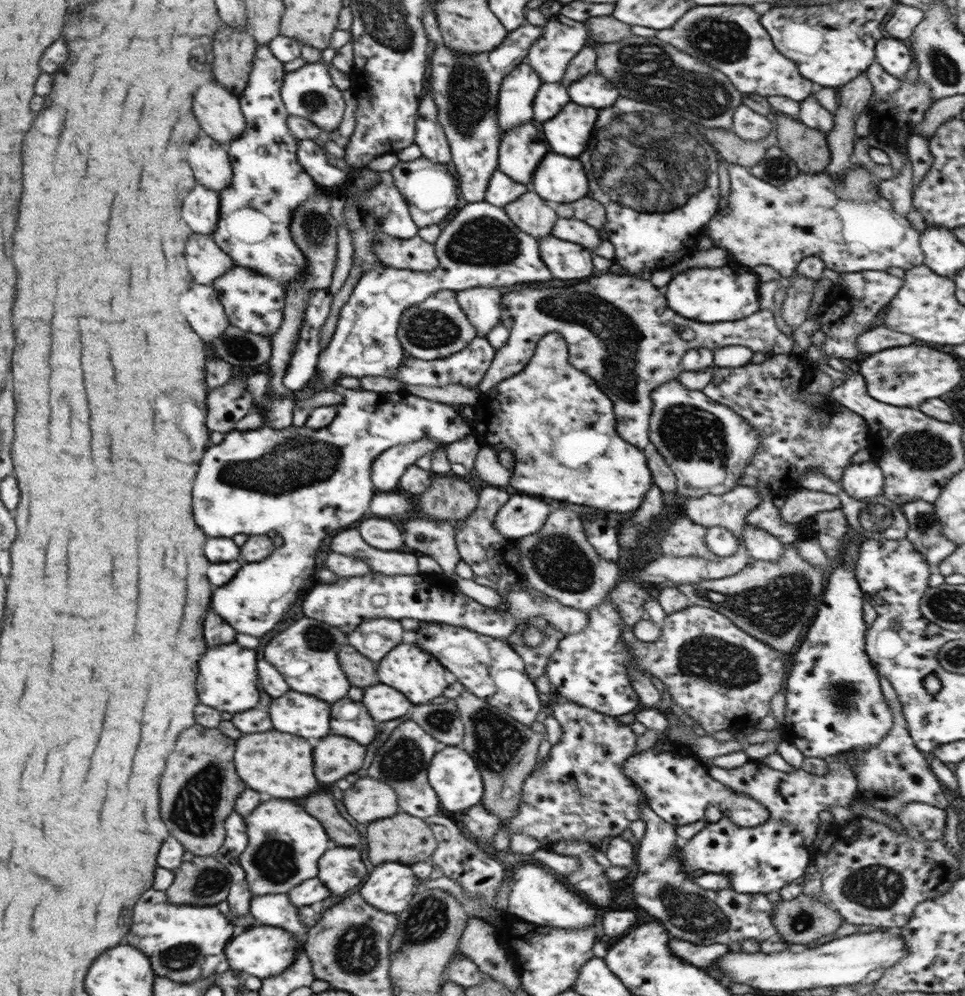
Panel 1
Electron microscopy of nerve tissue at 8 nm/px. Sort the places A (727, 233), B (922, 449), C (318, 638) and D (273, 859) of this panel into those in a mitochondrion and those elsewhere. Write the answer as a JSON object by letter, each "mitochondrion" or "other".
{"A":"other","B":"mitochondrion","C":"mitochondrion","D":"mitochondrion"}

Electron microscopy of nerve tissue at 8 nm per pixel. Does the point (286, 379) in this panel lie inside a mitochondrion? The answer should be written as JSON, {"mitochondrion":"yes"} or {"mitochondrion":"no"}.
{"mitochondrion":"no"}

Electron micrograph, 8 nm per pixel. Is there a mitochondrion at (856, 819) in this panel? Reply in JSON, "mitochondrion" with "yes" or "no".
{"mitochondrion":"no"}

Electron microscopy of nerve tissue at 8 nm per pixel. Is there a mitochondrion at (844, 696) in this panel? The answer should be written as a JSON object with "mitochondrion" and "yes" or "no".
{"mitochondrion":"yes"}

